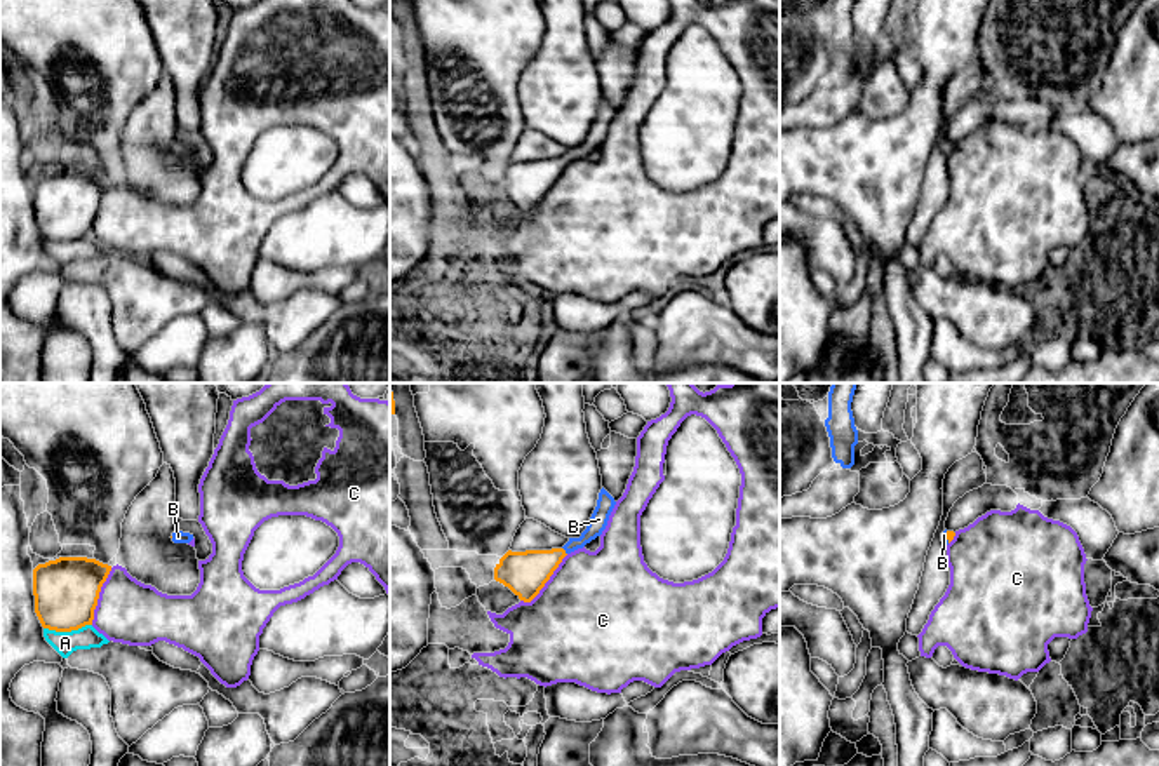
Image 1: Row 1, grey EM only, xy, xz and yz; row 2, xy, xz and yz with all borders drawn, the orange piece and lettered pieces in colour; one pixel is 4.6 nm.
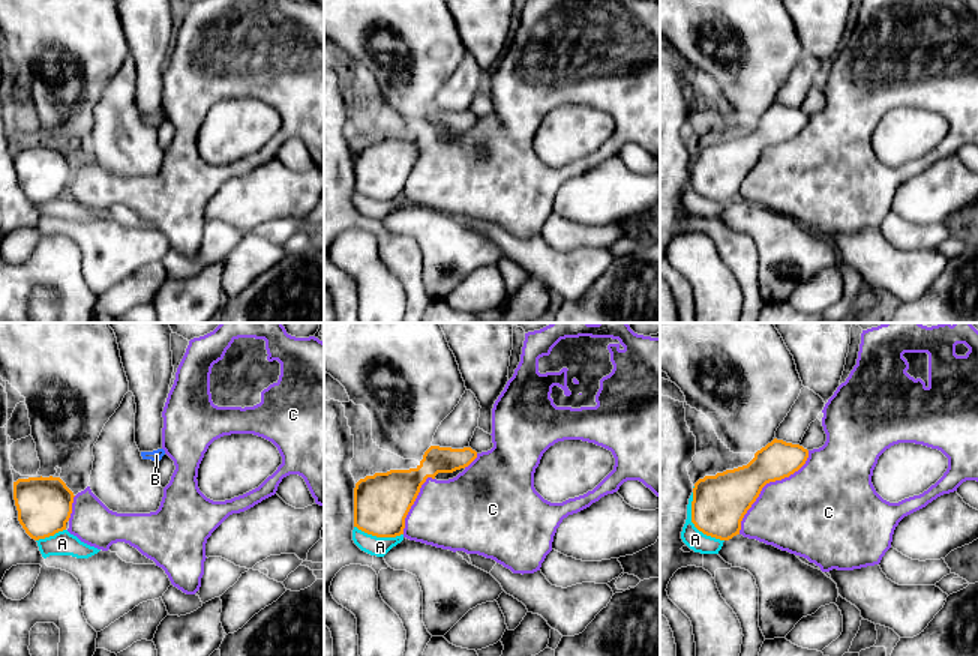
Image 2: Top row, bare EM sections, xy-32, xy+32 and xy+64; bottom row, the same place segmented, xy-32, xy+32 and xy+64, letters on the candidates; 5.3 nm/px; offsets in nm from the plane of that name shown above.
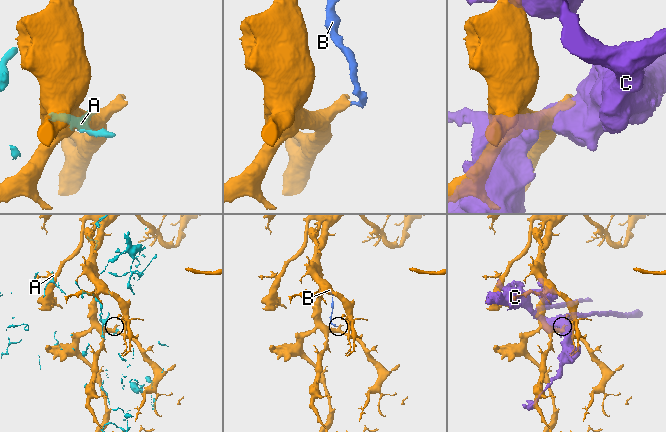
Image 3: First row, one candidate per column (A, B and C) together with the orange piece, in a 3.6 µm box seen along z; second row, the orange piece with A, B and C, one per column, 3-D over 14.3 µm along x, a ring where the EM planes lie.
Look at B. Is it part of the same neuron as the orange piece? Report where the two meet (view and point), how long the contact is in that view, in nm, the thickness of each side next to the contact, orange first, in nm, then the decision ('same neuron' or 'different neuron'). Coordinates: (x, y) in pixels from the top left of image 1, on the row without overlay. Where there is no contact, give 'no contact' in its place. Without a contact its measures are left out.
xz (564, 161) | 40 nm | 200/80 nm | same neuron

